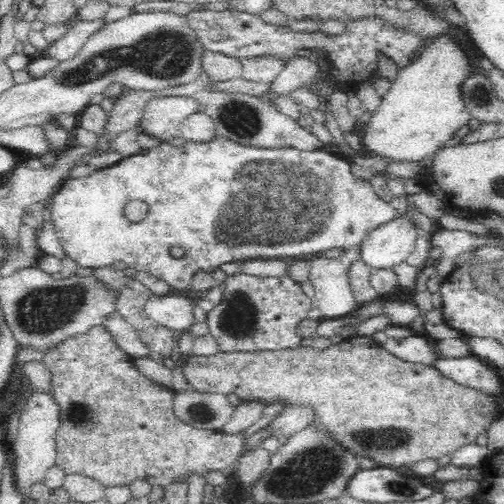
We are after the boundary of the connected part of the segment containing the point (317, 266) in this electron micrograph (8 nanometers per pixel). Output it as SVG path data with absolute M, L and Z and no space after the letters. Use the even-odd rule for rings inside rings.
M354 244L337 258L314 256L311 260L309 280L316 292L312 305L320 309L323 320L352 315L359 306L349 281L349 268L360 256L361 245Z

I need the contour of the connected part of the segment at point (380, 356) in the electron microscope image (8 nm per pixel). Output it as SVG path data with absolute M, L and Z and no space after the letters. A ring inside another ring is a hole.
M352 336L348 339L342 340L339 344L331 344L328 348L318 351L309 345L303 347L300 345L294 346L294 348L276 348L270 350L248 350L242 352L241 350L230 350L226 352L222 350L216 352L216 354L200 354L190 355L190 358L185 361L183 366L183 376L187 378L192 386L192 390L203 390L204 392L224 392L235 393L242 400L250 400L250 398L265 398L272 403L279 397L285 400L285 405L290 402L311 402L317 410L315 418L319 418L323 424L327 424L331 430L334 431L334 435L338 439L342 440L342 444L346 444L348 448L352 448L358 456L372 456L376 460L376 464L382 466L411 466L415 461L424 460L426 458L438 459L448 452L453 453L458 450L460 446L468 444L471 439L475 439L480 433L483 433L488 427L490 422L501 414L501 410L496 407L495 395L489 395L475 388L464 386L453 381L448 375L442 373L438 366L420 364L416 362L406 361L398 358L395 354L392 354L386 347L376 342L374 338L368 336Z

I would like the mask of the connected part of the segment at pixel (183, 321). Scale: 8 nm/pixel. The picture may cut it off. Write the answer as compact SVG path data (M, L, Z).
M151 292L144 309L150 320L159 323L162 328L186 331L195 324L192 304L184 296L173 293L156 295Z

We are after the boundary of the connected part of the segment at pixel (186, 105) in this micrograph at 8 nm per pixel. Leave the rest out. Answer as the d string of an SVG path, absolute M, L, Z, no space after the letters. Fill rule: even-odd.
M193 96L154 97L148 101L139 128L160 141L168 141L171 136L181 136L182 123L201 110L200 102Z

